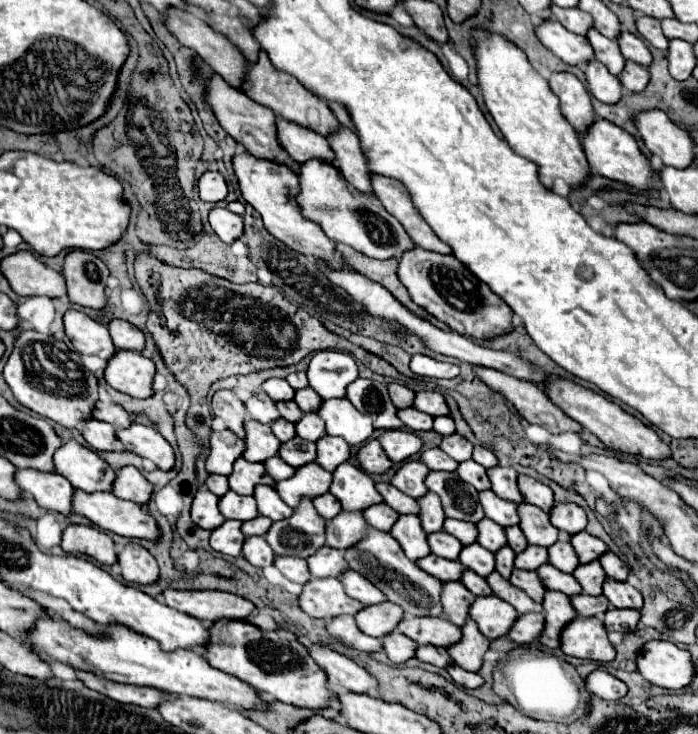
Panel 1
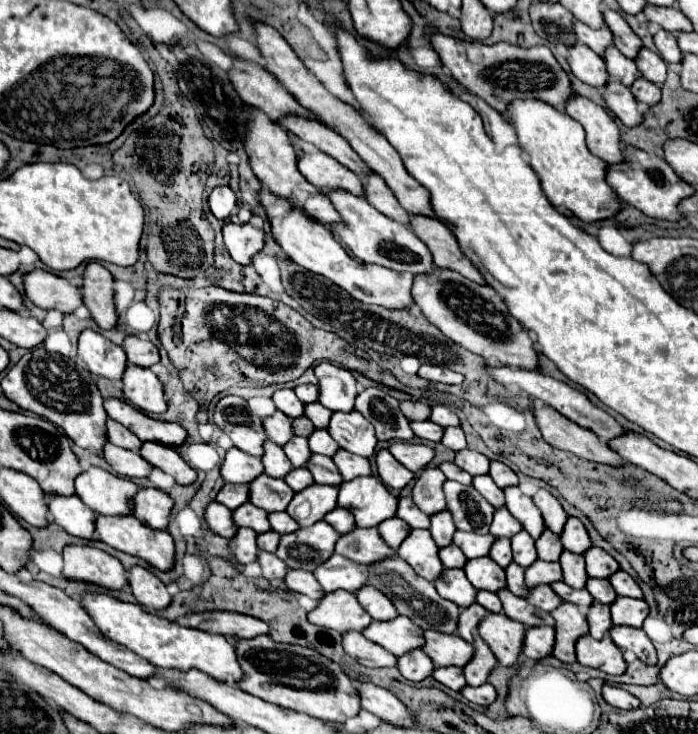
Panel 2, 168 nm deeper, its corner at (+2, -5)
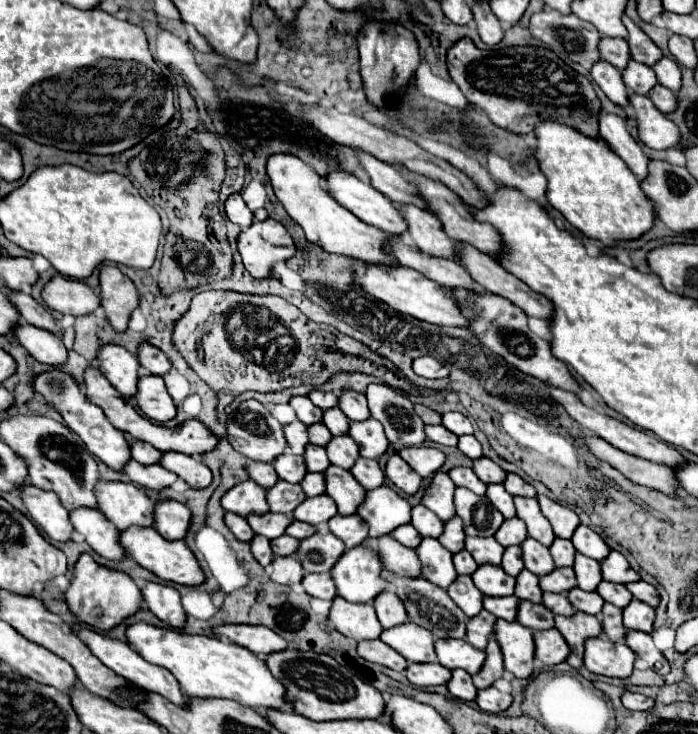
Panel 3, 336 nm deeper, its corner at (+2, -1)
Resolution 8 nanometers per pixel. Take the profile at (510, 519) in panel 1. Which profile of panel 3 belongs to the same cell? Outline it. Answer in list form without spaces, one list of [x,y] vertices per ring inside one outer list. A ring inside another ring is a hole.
[[[519,517],[507,519],[503,521],[501,529],[495,533],[495,539],[503,545],[503,547],[511,547],[511,545],[521,545],[527,537],[527,529],[525,523]]]

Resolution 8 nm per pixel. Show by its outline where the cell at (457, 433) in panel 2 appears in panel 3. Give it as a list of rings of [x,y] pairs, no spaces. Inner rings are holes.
[[[473,435],[459,437],[459,451],[463,451],[469,459],[481,459],[481,457],[483,457],[481,443],[479,443]]]

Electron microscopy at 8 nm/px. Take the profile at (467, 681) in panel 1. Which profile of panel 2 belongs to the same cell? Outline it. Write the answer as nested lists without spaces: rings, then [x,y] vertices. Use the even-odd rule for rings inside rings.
[[[489,683],[479,685],[479,687],[465,685],[465,689],[461,689],[461,695],[463,695],[467,701],[471,701],[471,703],[477,703],[477,705],[487,707],[487,705],[495,699],[495,689],[493,689],[493,685],[489,685]]]

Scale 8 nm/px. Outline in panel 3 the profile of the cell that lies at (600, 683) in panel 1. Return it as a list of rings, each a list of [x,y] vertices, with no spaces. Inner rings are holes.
[[[625,691],[621,699],[623,699],[623,705],[631,711],[647,711],[647,709],[655,707],[655,701],[651,697],[645,697],[645,695],[639,695],[639,693]]]

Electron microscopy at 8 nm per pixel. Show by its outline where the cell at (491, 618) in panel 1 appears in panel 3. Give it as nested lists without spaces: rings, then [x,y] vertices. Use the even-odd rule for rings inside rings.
[[[499,619],[495,625],[495,639],[503,651],[505,669],[519,679],[529,679],[535,671],[533,633],[529,633],[529,629],[521,627],[519,623]]]

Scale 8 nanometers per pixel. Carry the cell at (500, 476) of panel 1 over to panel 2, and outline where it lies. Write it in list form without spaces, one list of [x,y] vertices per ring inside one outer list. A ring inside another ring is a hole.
[[[505,487],[503,493],[505,493],[505,507],[509,509],[509,513],[517,521],[521,521],[523,529],[529,531],[529,535],[533,535],[537,539],[537,533],[541,533],[541,529],[545,529],[545,523],[543,523],[539,509],[531,501],[531,497],[523,495],[519,487]]]

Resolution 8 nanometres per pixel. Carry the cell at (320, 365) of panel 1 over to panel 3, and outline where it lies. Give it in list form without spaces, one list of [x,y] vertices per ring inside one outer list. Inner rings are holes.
[[[343,391],[339,397],[339,409],[351,419],[351,421],[365,421],[371,417],[367,407],[367,397],[357,391]]]

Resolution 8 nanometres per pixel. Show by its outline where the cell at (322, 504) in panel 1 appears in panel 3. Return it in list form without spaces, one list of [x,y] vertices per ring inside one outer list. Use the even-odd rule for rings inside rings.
[[[335,515],[329,523],[327,523],[329,531],[339,537],[347,549],[353,549],[353,547],[359,547],[365,537],[369,537],[369,525],[353,515],[353,517],[341,517],[341,515]]]

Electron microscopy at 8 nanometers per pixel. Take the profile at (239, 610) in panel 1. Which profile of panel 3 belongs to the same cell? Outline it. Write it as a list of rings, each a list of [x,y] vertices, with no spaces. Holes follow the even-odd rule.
[[[227,625],[225,629],[217,629],[217,637],[219,639],[225,637],[231,643],[237,643],[257,655],[271,655],[271,653],[287,649],[287,641],[281,639],[277,633],[273,633],[267,627]]]

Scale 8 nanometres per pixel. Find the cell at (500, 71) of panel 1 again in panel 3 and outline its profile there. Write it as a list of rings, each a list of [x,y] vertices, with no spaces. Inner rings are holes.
[[[541,121],[535,135],[537,161],[549,181],[547,199],[585,237],[597,239],[605,247],[615,247],[619,241],[639,239],[653,227],[657,219],[653,201],[605,141],[593,141],[555,121]]]

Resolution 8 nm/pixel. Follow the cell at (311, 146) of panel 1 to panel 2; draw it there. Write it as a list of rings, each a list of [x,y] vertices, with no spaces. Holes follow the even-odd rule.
[[[321,151],[303,153],[301,157],[297,157],[297,167],[309,183],[321,189],[321,193],[325,193],[325,189],[343,187],[351,193],[361,195],[361,179],[345,165],[341,165],[339,161]]]

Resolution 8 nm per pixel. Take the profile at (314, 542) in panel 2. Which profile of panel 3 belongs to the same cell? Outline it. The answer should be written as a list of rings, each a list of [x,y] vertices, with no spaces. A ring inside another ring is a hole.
[[[319,529],[313,537],[301,541],[301,549],[293,555],[301,561],[307,573],[331,571],[337,559],[347,551],[343,541],[337,541],[329,531]]]

